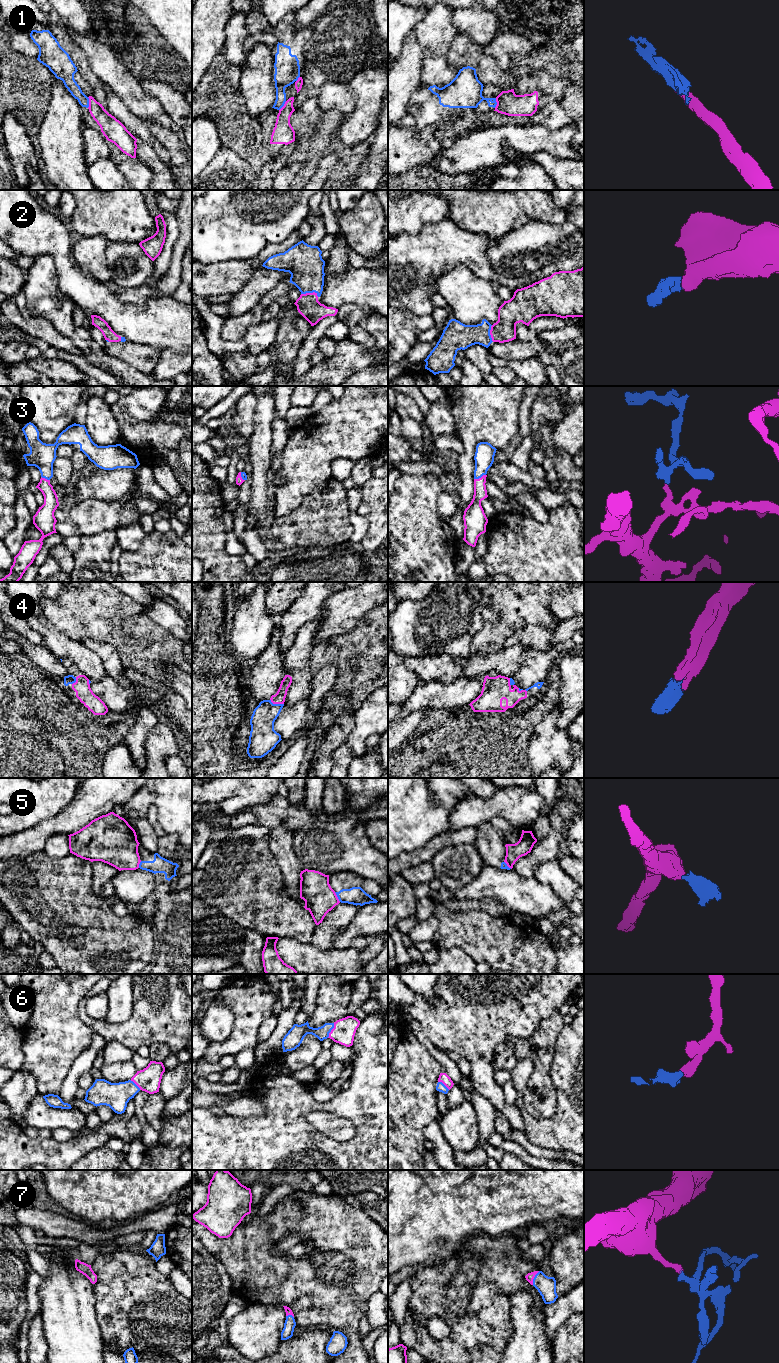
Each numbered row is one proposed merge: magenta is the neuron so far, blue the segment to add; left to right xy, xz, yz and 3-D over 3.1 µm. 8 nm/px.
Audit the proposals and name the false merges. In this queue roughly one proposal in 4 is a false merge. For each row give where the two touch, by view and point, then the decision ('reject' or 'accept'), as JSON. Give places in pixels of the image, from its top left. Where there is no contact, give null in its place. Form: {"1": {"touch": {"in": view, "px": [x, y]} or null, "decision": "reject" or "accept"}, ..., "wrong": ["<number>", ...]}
{"1": {"touch": {"in": "xy", "px": [89, 102]}, "decision": "reject"}, "2": {"touch": {"in": "xz", "px": [310, 293]}, "decision": "accept"}, "3": {"touch": {"in": "yz", "px": [479, 478]}, "decision": "accept"}, "4": {"touch": {"in": "xz", "px": [276, 703]}, "decision": "accept"}, "5": {"touch": {"in": "xz", "px": [337, 897]}, "decision": "reject"}, "6": {"touch": {"in": "xz", "px": [331, 1030]}, "decision": "accept"}, "7": {"touch": {"in": "yz", "px": [533, 1278]}, "decision": "accept"}, "wrong": ["1", "5"]}

